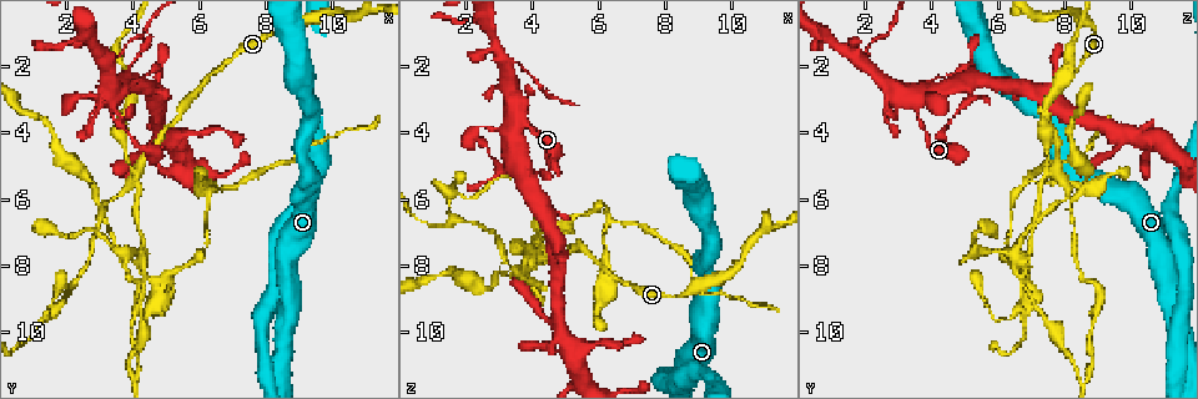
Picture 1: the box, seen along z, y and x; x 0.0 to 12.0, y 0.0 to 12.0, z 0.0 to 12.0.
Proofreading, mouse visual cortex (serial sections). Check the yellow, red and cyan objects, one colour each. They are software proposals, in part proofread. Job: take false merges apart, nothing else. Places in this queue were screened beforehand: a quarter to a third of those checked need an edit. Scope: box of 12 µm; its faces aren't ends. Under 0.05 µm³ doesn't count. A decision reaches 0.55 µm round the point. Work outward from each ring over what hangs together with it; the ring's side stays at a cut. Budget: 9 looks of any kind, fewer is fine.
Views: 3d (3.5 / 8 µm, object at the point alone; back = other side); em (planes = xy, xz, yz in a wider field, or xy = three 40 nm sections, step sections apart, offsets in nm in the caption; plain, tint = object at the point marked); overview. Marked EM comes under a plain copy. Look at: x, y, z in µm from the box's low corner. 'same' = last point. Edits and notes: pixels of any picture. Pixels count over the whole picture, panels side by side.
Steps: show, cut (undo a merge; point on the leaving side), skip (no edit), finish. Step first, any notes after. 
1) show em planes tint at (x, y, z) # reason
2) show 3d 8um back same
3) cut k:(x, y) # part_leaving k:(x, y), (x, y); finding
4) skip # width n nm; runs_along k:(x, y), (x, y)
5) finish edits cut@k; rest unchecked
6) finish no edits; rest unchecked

show 3d 3.5um at (8.1, 11.3, 11.3) # four arms meet

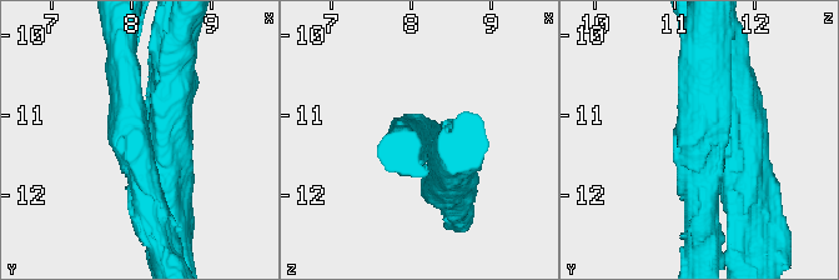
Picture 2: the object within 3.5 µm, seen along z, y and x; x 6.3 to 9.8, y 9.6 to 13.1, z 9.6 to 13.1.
show em planes tint at (8.05, 11.35, 11.40) # need the tissue

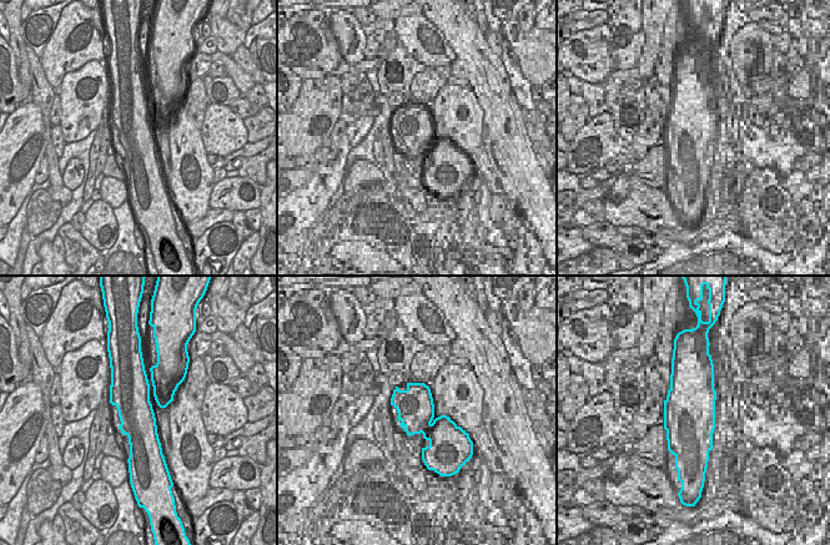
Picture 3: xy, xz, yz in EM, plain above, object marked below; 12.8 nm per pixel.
skip # arms 4; runs_along 2:(169, 98), (169, 133), (139, 148), (119, 59); one cell here

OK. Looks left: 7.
show 3d 3.5um at (4.2, 5.1, 7.7) # four arms meet

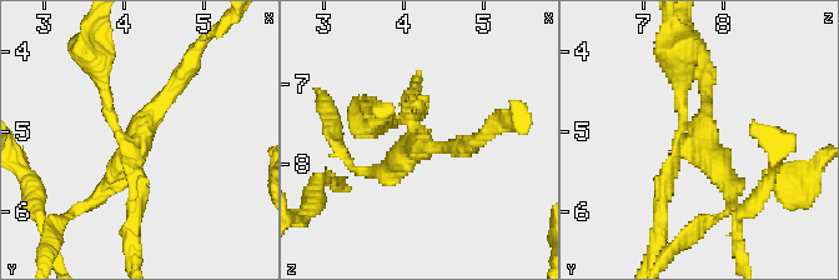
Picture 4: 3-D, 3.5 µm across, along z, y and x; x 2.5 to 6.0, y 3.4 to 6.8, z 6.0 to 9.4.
cut 4:(141, 180) # a second cell is stuck on

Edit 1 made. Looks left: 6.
show 3d 8um at (3.4, 3.1, 3.5) # four or more arms meet

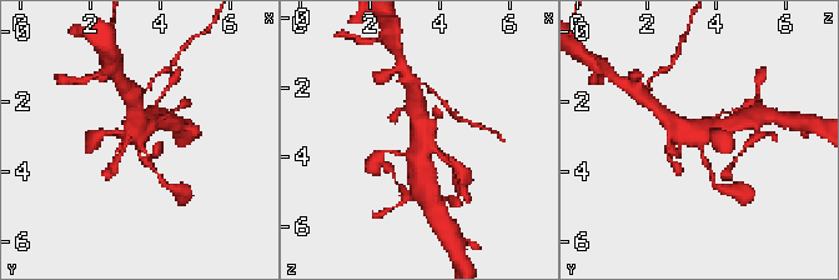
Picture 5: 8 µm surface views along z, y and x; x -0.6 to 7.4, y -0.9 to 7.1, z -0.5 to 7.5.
show 3d 3.5um at (3.3, 3.0, 3.6)

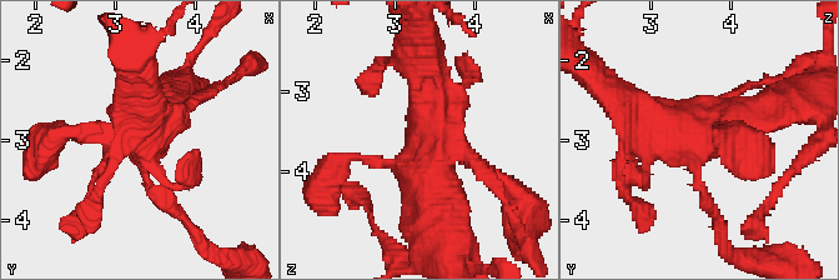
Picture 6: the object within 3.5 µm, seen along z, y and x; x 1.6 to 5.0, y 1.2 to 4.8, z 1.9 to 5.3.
skip # all the same cell

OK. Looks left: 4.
show 3d 3.5um back at (3.2, 1.9, 2.0) # thin arm on a thick one

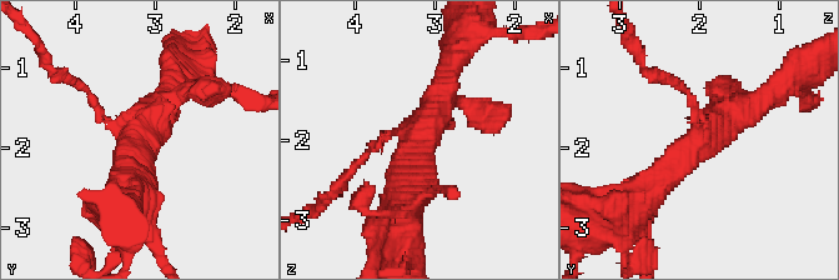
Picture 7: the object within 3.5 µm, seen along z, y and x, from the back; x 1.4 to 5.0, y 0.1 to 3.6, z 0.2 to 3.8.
show em xy step 2 tint at (3.25, 1.95, 1.95) # arms 3; arm_widths 150, 350, 450 nm

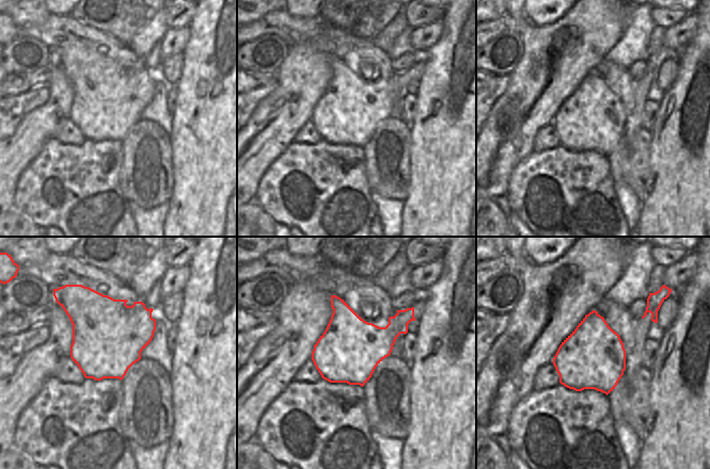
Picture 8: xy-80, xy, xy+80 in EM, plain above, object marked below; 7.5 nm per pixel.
cut 7:(679, 85) # part_leaving 7:(697, 113), (688, 93), (649, 74), (629, 43); a second cell is stuck on

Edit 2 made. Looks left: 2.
finish edits cut@4, cut@7; rest unchecked

